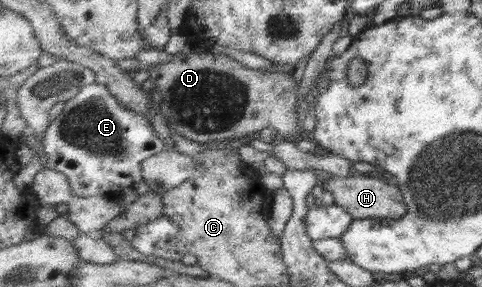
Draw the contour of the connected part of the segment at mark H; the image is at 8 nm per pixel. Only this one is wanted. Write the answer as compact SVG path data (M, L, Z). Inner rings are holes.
M332 176L327 180L326 190L333 196L333 204L342 207L355 219L400 219L409 212L399 184L377 177Z

